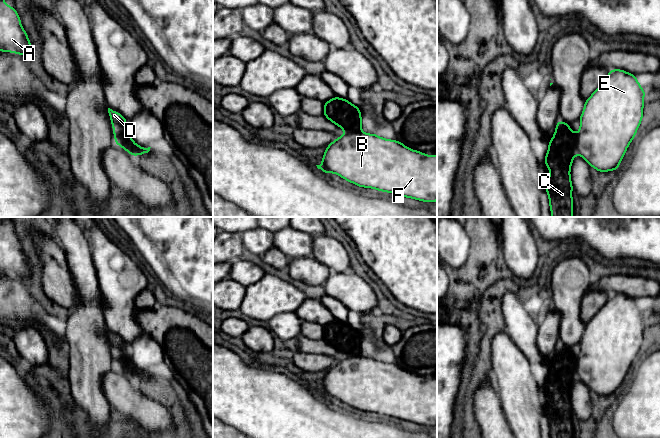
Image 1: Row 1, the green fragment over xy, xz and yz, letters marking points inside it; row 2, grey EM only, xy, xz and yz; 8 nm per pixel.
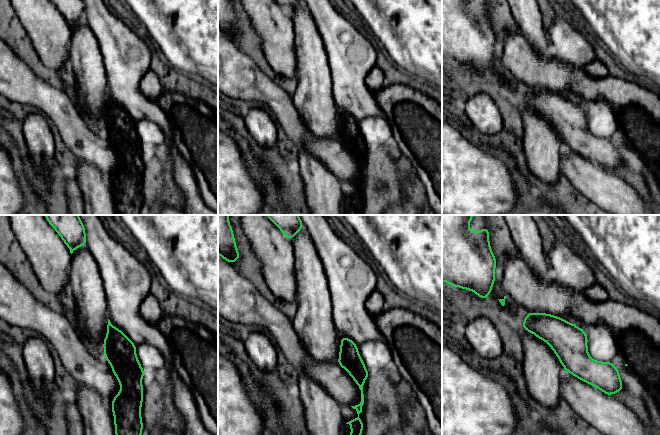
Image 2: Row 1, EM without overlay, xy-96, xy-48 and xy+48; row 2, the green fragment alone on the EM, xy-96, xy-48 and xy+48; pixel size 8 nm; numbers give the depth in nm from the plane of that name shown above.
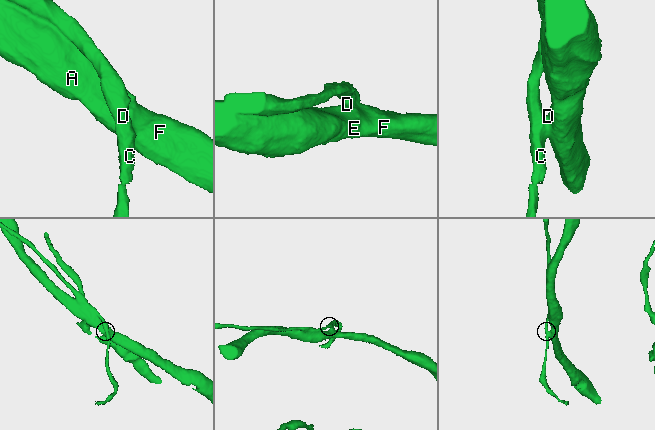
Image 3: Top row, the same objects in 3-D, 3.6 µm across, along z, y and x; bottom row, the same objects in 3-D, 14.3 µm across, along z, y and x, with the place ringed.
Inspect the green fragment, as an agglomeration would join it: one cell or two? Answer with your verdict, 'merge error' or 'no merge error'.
merge error

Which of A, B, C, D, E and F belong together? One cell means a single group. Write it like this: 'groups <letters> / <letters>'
groups A B D E F / C

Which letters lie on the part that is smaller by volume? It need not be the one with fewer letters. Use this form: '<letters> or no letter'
C

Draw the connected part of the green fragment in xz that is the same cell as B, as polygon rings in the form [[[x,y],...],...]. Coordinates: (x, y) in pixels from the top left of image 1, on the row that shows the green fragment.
[[[349,132],[336,138],[327,145],[322,164],[316,166],[325,174],[337,174],[358,187],[372,188],[423,202],[437,201],[437,155],[426,155],[406,147],[401,141],[385,139],[375,133]]]

